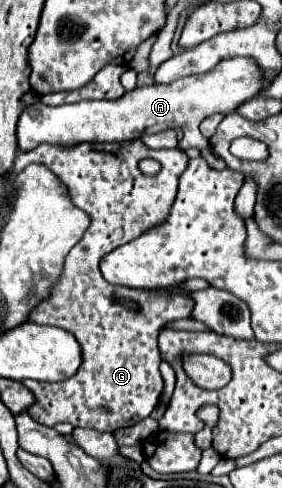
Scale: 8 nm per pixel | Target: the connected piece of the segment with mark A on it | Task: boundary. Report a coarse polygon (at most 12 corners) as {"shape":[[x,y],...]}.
{"shape":[[249,57],[113,101],[35,103],[19,151],[129,141],[231,113],[265,87]]}

